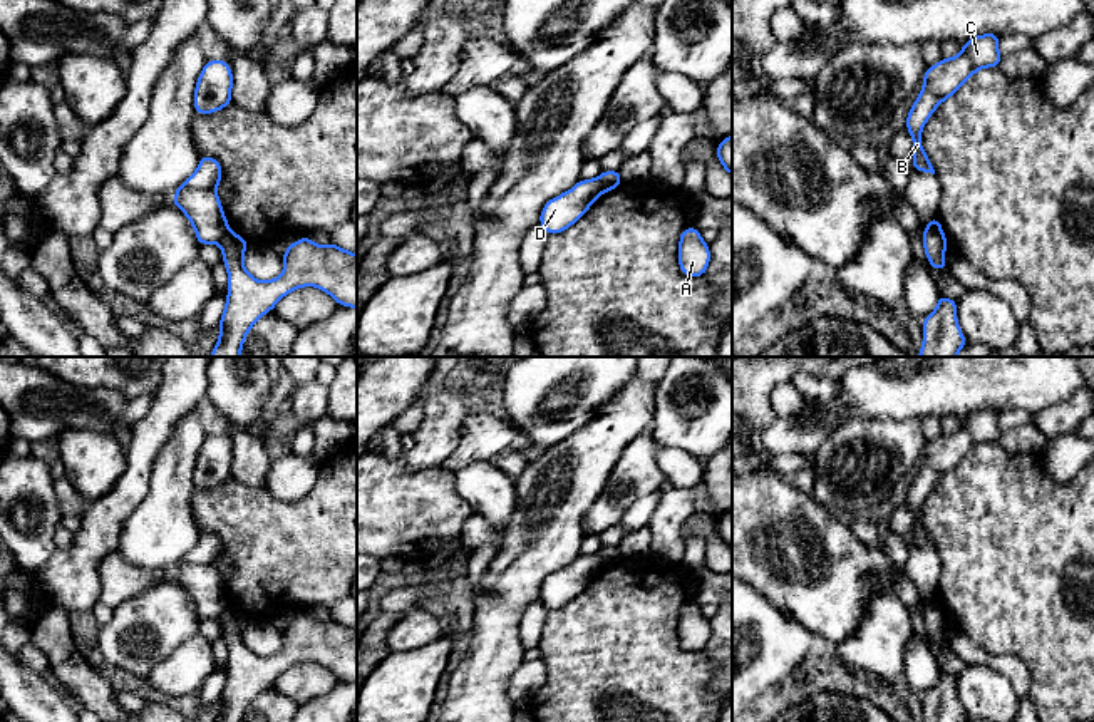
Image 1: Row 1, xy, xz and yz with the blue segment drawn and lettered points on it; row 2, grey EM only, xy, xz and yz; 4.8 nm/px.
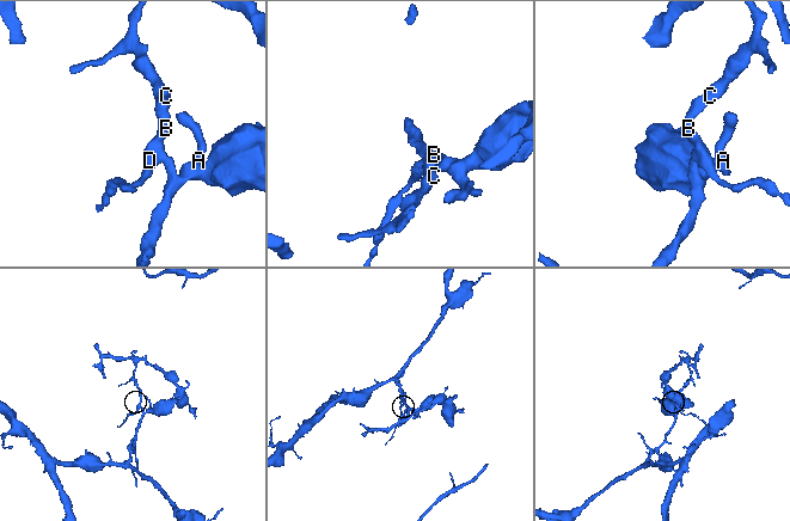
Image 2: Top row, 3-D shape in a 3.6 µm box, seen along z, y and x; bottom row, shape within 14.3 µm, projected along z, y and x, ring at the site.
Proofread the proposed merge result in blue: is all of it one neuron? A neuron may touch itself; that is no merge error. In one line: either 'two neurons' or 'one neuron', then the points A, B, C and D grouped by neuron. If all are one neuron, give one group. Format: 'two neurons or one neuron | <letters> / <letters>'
two neurons | A / B C D

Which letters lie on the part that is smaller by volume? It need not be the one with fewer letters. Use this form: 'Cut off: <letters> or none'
Cut off: B, C, D

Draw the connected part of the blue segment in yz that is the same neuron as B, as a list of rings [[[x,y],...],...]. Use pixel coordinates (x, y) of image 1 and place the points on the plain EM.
[[[983,409],[968,414],[958,431],[942,434],[925,446],[923,462],[906,491],[906,504],[913,514],[911,541],[921,548],[935,544],[921,521],[921,504],[933,486],[952,472],[977,446],[1002,439],[999,409]]]

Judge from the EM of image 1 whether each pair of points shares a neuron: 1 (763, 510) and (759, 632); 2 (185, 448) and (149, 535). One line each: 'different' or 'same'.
1: different
2: same

